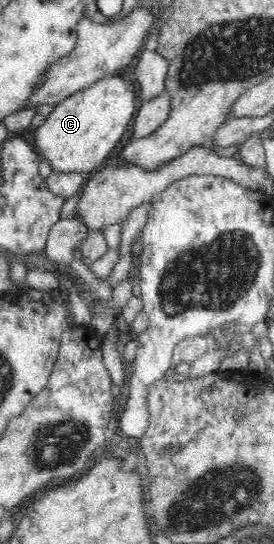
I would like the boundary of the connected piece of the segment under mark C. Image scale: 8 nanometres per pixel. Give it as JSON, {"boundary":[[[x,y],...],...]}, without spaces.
{"boundary":[[[116,74],[99,79],[55,106],[45,123],[32,133],[37,152],[46,155],[52,170],[64,173],[76,171],[89,176],[110,157],[122,135],[128,131],[136,111],[136,88],[131,81]]]}

